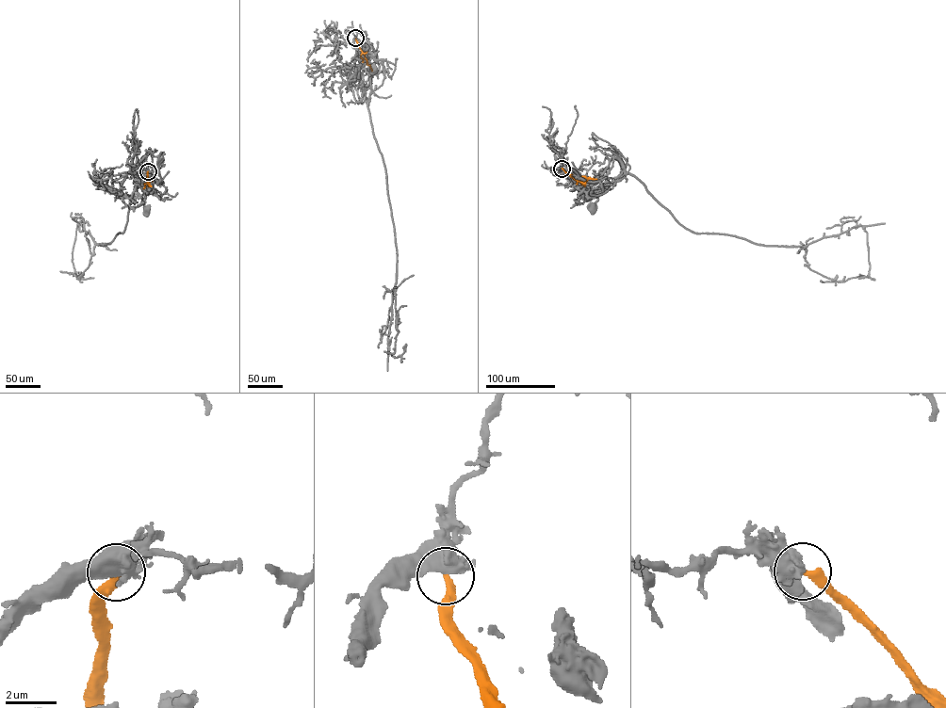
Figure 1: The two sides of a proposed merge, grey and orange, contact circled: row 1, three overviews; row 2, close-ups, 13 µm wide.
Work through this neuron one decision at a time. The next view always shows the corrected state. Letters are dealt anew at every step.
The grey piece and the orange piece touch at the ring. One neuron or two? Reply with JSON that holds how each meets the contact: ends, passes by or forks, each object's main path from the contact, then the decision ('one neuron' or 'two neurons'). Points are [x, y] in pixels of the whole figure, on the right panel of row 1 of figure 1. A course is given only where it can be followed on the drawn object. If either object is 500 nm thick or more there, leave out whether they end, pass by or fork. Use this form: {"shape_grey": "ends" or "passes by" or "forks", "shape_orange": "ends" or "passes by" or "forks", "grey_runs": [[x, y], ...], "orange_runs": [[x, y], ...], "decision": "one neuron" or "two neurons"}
{"grey_runs": [[562, 168], [580, 183], [592, 184], [591, 194], [597, 201], [592, 208]], "orange_runs": [[562, 168], [583, 184], [589, 178], [596, 179]], "decision": "two neurons"}

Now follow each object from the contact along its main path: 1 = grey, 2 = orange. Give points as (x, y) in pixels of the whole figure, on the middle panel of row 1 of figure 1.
1: (355, 38), (358, 71), (365, 69), (369, 74), (374, 69)
2: (355, 39), (372, 71)

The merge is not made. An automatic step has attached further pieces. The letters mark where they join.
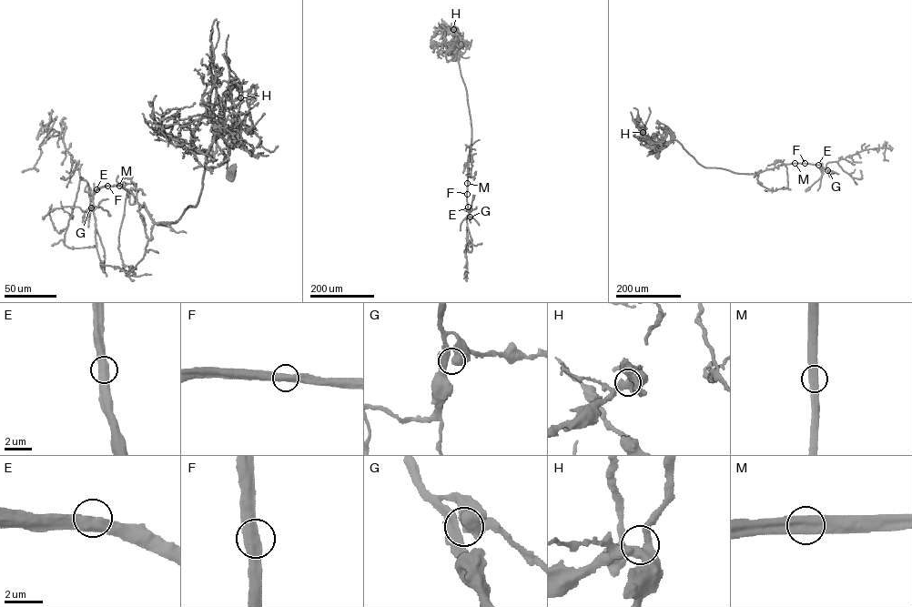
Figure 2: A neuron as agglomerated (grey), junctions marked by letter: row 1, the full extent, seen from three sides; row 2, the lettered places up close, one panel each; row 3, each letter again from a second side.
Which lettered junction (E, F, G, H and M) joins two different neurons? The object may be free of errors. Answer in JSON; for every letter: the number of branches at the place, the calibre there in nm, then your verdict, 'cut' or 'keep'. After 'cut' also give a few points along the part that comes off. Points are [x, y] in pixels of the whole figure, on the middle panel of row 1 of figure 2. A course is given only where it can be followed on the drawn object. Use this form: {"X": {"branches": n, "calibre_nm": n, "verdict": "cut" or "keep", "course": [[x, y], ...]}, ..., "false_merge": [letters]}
{"E": {"branches": 2, "calibre_nm": 600, "verdict": "keep"}, "F": {"branches": 2, "calibre_nm": 550, "verdict": "keep"}, "G": {"branches": 1, "calibre_nm": 750, "verdict": "keep"}, "H": {"branches": 3, "calibre_nm": 440, "verdict": "keep"}, "M": {"branches": 2, "calibre_nm": 600, "verdict": "keep"}, "false_merge": []}

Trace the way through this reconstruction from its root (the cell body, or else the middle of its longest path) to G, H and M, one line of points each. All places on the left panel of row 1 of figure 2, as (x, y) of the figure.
G: (231, 172), (216, 139), (228, 90), (195, 206), (155, 222), (129, 190), (106, 186), (91, 207)
H: (231, 172), (216, 139), (217, 136), (224, 135), (227, 116), (238, 112), (240, 97)
M: (231, 172), (216, 139), (221, 98), (228, 90), (195, 206), (176, 222), (155, 222), (118, 186)

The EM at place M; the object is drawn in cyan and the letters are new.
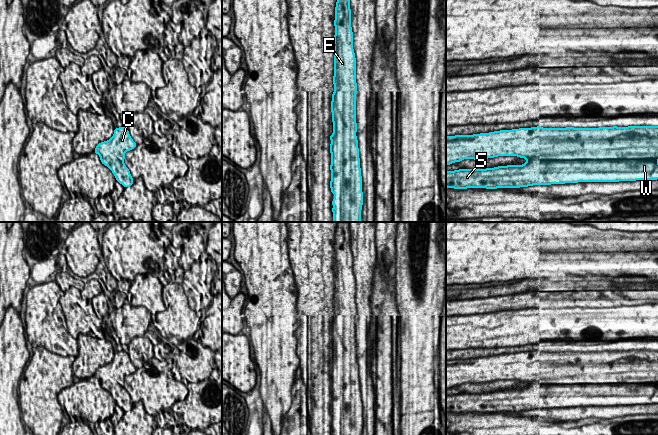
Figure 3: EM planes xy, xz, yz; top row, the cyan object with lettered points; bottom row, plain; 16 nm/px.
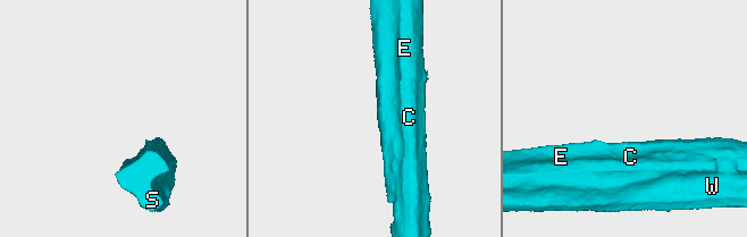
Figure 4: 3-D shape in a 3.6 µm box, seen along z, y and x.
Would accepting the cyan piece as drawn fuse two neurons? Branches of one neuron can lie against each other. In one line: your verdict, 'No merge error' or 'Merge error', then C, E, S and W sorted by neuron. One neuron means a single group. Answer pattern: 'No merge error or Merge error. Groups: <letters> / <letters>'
No merge error. Groups: C E S W

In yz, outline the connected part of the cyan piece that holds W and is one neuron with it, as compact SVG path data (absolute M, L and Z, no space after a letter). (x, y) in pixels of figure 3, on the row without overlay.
M628 350L600 352L519 352L473 359L446 360L446 389L464 383L482 384L498 380L517 380L527 385L523 389L507 389L486 393L446 395L446 412L520 412L578 406L619 406L658 403L658 350Z

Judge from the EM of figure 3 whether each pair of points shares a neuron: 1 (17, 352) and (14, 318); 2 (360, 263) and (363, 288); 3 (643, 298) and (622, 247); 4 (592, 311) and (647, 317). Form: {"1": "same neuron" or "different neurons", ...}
{"1": "same neuron", "2": "same neuron", "3": "different neurons", "4": "different neurons"}

